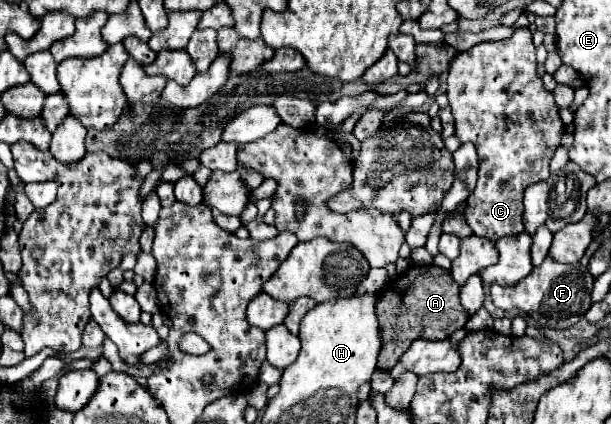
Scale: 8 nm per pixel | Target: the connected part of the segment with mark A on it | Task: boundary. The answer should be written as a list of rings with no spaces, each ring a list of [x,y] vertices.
[[[411,265],[403,277],[391,279],[379,293],[379,303],[377,303],[377,315],[381,319],[381,335],[383,335],[383,347],[379,353],[379,369],[391,369],[397,359],[409,349],[409,345],[415,339],[445,339],[453,331],[463,329],[469,313],[463,309],[459,303],[459,285],[453,283],[453,277],[449,271],[439,269],[435,265]]]

